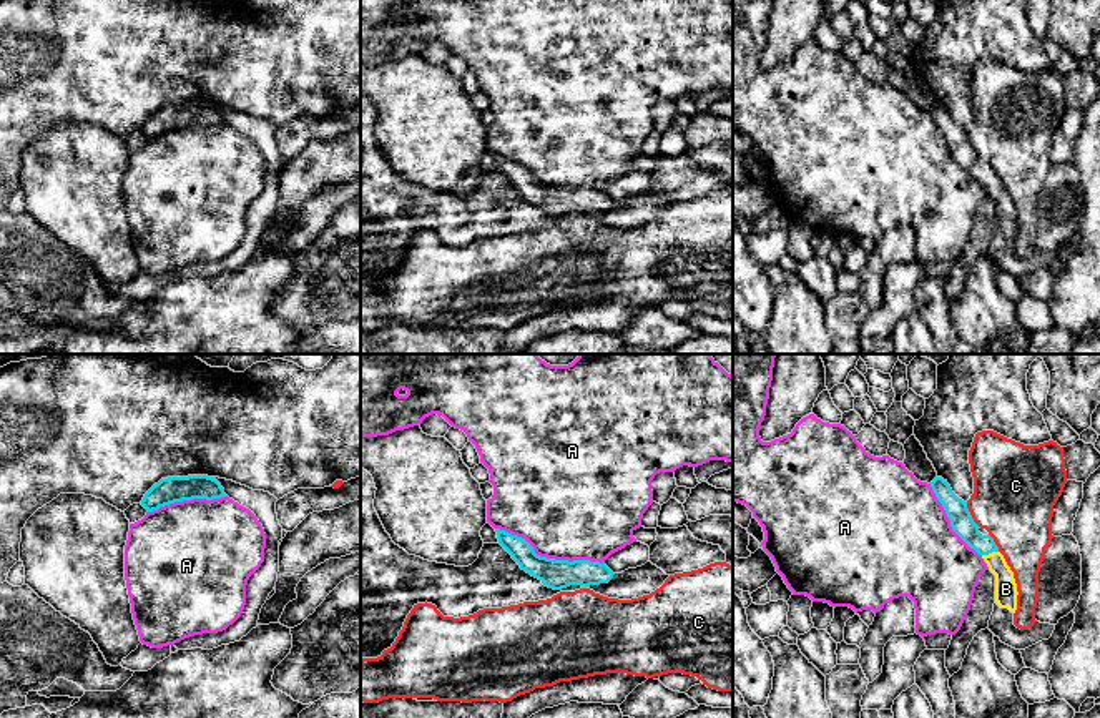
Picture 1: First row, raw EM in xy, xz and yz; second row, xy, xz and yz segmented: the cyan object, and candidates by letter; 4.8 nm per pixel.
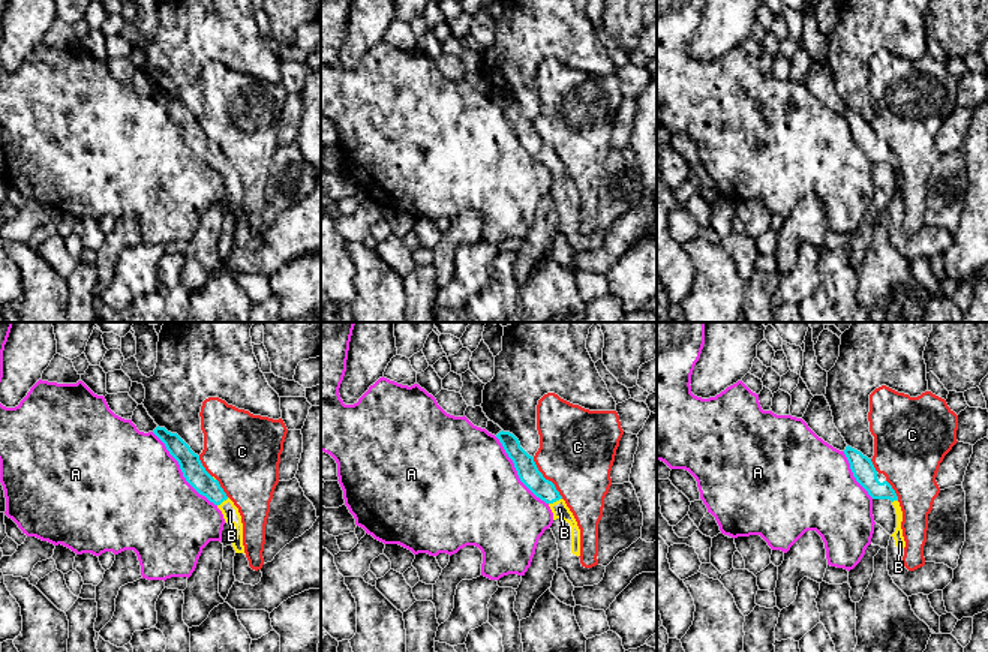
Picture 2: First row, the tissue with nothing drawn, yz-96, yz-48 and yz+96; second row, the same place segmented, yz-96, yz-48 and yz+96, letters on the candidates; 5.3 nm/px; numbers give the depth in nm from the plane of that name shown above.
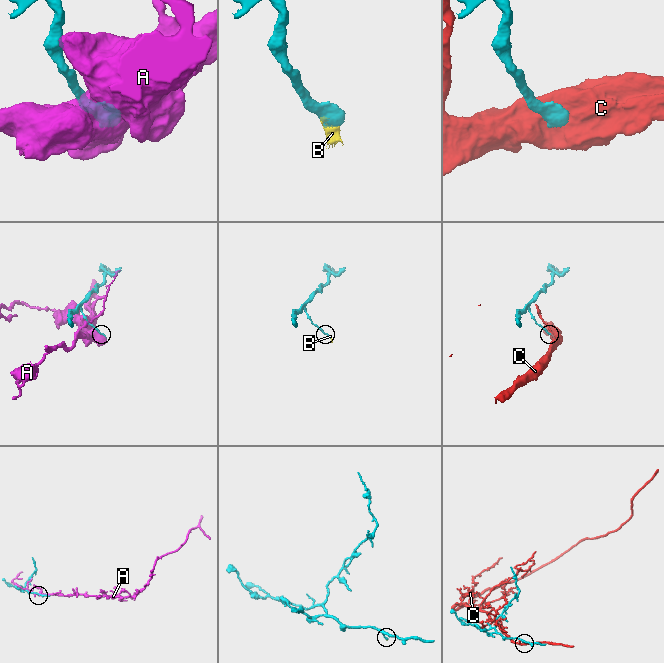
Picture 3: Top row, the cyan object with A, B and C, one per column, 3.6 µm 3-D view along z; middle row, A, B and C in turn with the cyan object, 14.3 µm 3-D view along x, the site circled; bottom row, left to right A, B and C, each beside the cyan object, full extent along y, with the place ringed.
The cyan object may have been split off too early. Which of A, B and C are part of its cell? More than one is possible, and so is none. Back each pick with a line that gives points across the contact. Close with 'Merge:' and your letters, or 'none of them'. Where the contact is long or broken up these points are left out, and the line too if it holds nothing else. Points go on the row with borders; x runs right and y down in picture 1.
B: runs through yz (962, 524), (989, 552), (1004, 575), (1006, 589)
Merge: B

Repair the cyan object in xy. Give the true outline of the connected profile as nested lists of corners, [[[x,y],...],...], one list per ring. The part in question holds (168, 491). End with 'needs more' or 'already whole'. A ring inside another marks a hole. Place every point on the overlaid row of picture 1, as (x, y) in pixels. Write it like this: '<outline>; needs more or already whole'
[[[208,475],[168,477],[155,484],[143,497],[141,505],[148,510],[193,500],[193,499],[221,499],[226,497],[221,484]]]; already whole

